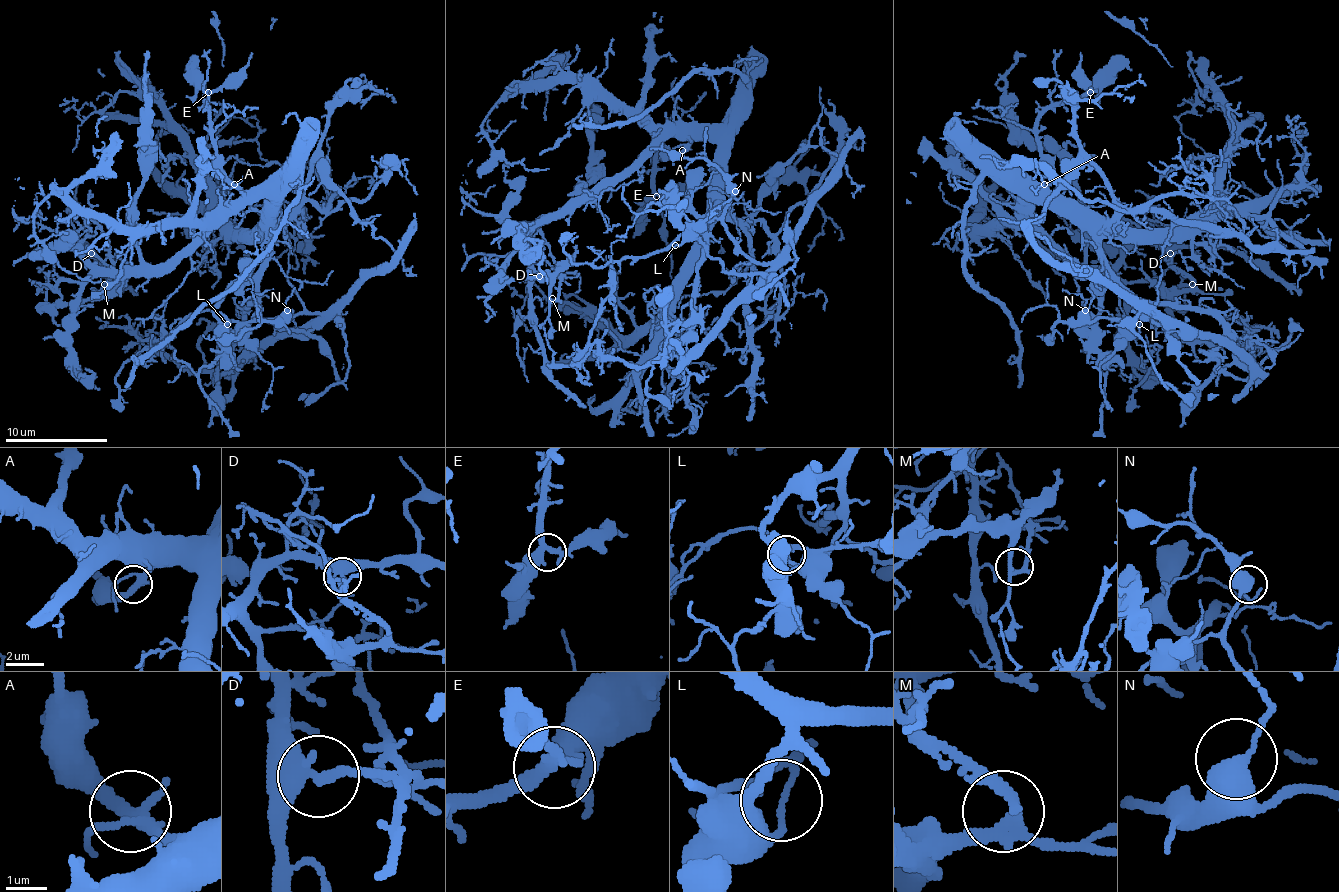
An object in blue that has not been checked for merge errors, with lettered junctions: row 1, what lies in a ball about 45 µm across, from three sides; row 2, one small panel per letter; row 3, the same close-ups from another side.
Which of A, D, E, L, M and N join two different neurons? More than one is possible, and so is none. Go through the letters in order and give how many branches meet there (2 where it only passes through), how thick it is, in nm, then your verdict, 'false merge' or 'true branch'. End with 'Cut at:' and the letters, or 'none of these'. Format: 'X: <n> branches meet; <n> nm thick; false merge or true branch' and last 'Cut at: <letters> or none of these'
A: 3 branches meet; 320 nm thick; true branch
D: 2 branches meet; 380 nm thick; false merge
E: 3 branches meet; 320 nm thick; true branch
L: 2 branches meet; 130 nm thick; false merge
M: 3 branches meet; 240 nm thick; true branch
N: 2 branches meet; 420 nm thick; true branch
Cut at: D, L

